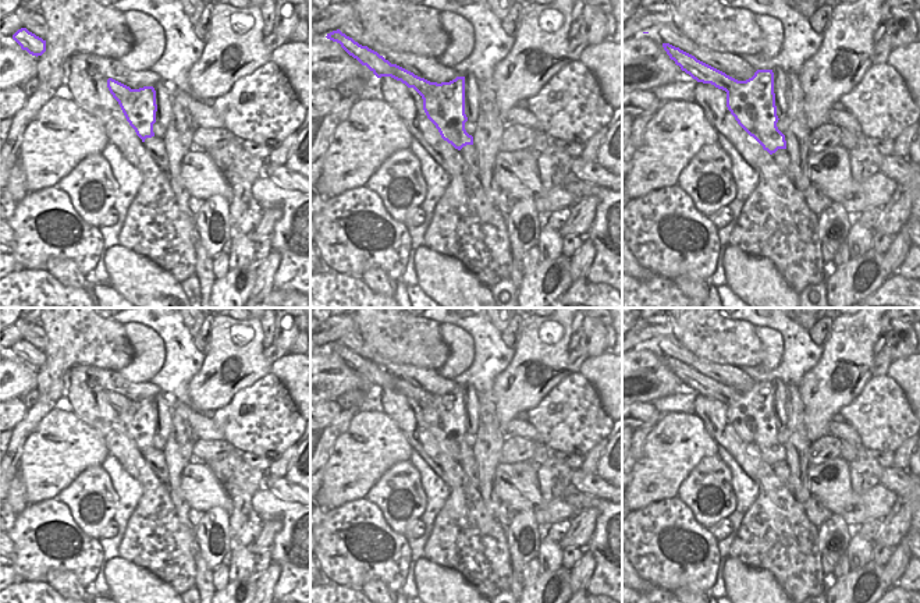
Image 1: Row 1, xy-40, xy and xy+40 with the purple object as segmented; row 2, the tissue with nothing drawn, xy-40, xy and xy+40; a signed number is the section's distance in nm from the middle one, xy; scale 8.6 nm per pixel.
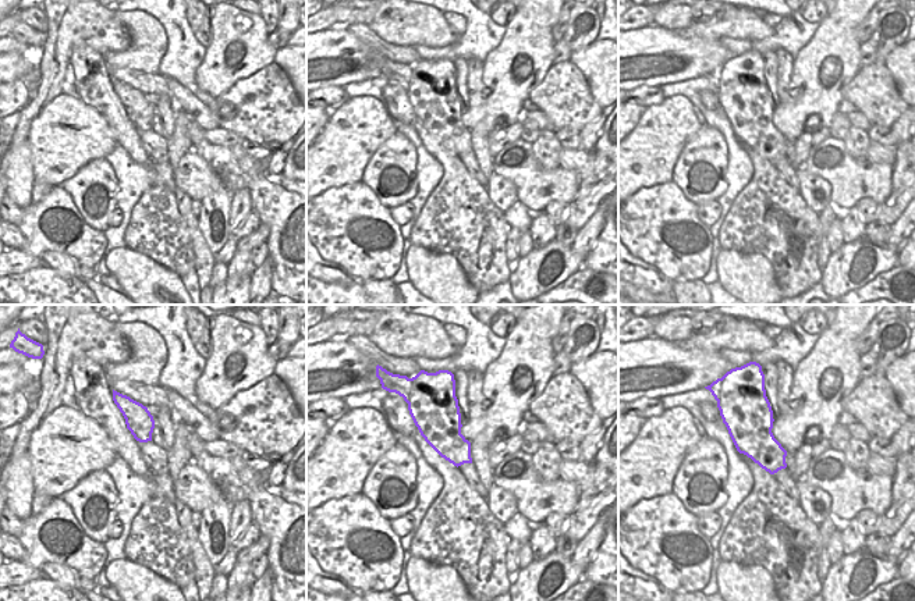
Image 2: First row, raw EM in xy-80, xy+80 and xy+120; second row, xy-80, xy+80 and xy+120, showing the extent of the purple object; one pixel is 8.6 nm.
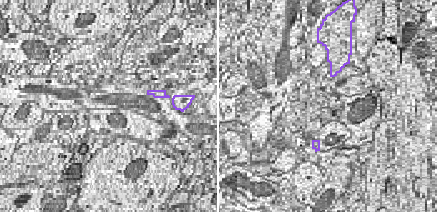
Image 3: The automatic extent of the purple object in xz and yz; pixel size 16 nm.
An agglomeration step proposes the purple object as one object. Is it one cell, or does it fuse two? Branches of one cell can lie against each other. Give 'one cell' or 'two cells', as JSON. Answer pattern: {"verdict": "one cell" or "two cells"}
{"verdict": "two cells"}

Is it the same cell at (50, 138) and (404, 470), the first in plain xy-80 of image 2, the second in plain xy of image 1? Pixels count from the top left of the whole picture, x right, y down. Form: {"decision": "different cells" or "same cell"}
{"decision": "different cells"}

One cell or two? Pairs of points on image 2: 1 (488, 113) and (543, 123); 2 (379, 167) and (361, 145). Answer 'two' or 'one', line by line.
1: two
2: two

